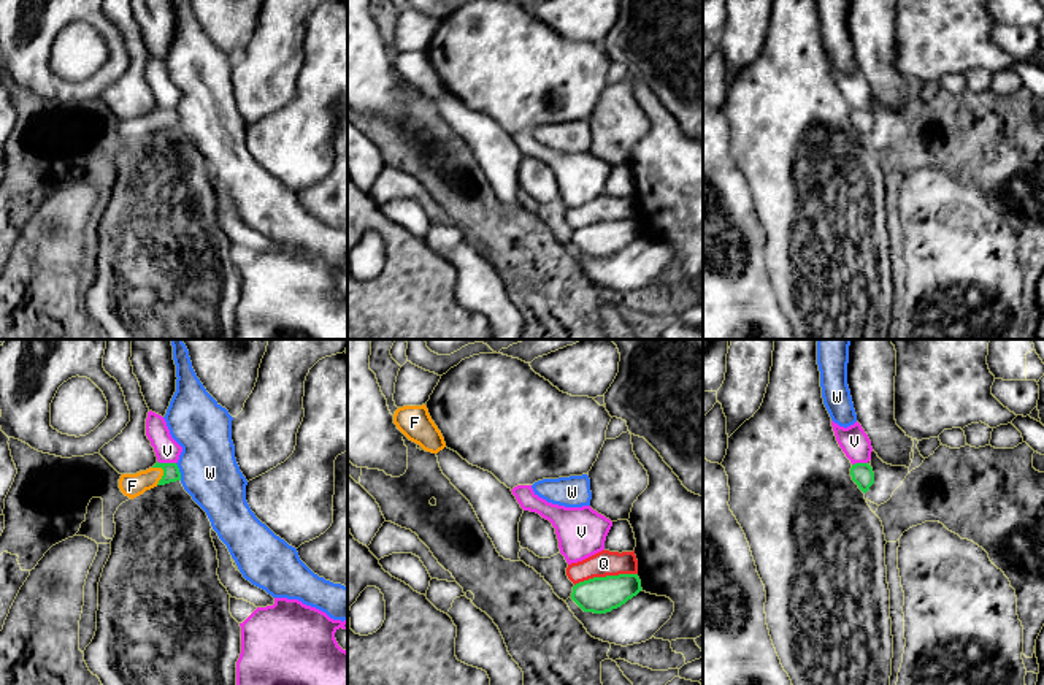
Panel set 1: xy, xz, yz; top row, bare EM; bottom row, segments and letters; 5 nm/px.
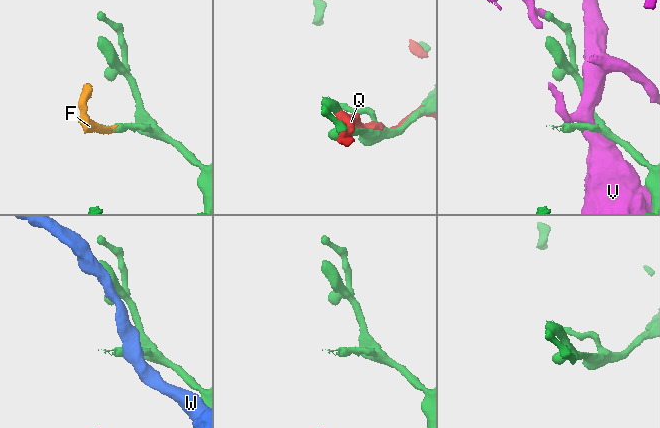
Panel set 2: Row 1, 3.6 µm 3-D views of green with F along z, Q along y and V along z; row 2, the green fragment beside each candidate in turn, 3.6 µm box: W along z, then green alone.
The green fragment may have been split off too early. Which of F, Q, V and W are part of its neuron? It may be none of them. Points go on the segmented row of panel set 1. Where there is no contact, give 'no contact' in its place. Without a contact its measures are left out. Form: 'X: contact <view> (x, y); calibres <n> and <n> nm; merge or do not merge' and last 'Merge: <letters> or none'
F: contact xy (162, 476); calibres 80 and 120 nm; merge
Q: contact xz (606, 576); calibres 190 and 130 nm; do not merge
V: contact xy (167, 463); calibres 80 and 130 nm; do not merge
W: contact xy (178, 471); calibres 80 and 300 nm; do not merge
Merge: F

